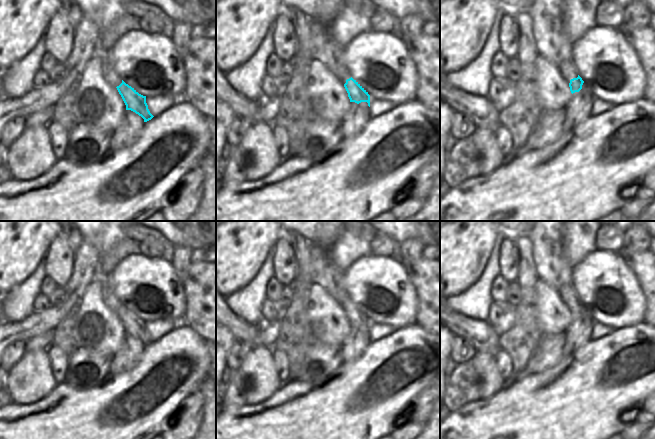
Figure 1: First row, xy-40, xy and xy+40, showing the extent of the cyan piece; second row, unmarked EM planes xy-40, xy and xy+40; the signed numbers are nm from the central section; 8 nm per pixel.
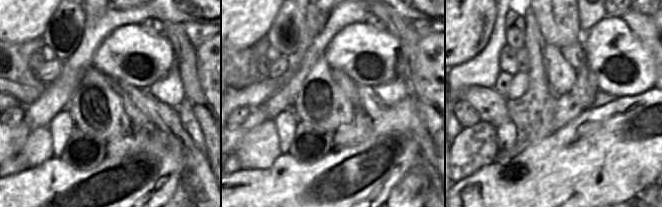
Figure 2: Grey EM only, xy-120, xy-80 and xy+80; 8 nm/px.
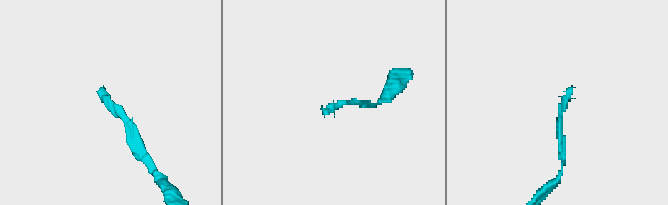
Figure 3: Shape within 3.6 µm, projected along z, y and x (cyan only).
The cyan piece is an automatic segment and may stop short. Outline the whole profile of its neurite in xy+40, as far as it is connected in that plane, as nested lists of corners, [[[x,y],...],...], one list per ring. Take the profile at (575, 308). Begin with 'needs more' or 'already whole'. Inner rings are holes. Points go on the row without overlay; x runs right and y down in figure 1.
needs more; [[[572,283],[565,284],[558,290],[559,295],[561,296],[562,300],[569,304],[569,311],[571,317],[579,316],[582,313],[582,309],[584,305],[579,300],[578,295],[572,285]]]

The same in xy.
needs more; [[[347,292],[342,296],[340,301],[346,305],[344,311],[348,317],[350,326],[355,326],[357,328],[367,326],[370,331],[370,319],[356,304],[351,301]]]

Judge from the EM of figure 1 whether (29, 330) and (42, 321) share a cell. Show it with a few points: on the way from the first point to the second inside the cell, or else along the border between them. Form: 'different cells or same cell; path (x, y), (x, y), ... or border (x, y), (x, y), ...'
same cell; path (32, 327), (39, 322)

